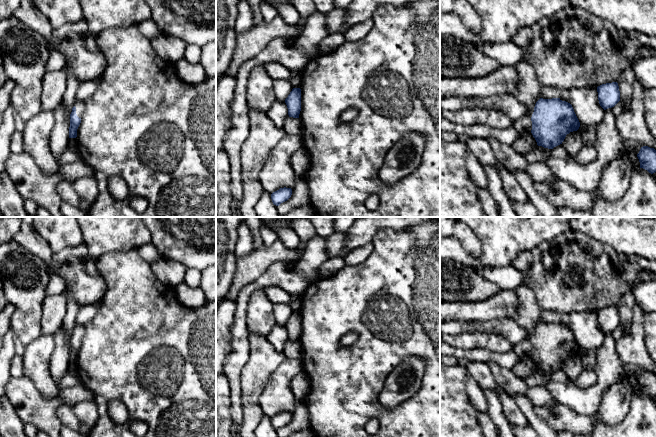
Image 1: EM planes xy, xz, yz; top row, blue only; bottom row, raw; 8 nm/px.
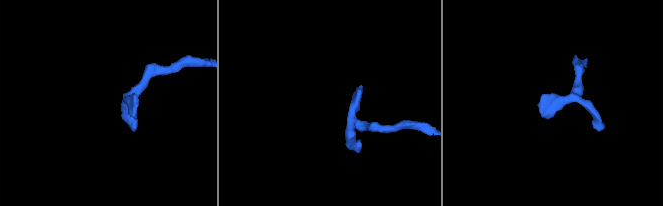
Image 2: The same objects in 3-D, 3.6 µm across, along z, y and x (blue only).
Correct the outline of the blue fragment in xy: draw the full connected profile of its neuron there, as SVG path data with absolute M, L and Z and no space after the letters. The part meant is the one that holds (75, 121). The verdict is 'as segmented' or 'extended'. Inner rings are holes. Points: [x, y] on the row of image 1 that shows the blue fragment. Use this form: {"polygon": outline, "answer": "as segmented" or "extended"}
{"polygon": "M77 100L70 114L69 138L77 137L77 129L81 123L81 118L85 110L83 101Z", "answer": "extended"}

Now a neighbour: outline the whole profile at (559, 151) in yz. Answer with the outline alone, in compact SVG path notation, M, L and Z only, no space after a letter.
M562 144L554 147L552 150L552 156L556 157L556 158L562 158L562 159L566 159L568 157L568 153L565 150L565 148L563 147Z

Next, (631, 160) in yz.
M625 151L621 158L631 170L640 168L640 162L636 154Z

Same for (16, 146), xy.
M14 131L11 138L10 151L11 153L23 152L23 133L21 131Z

